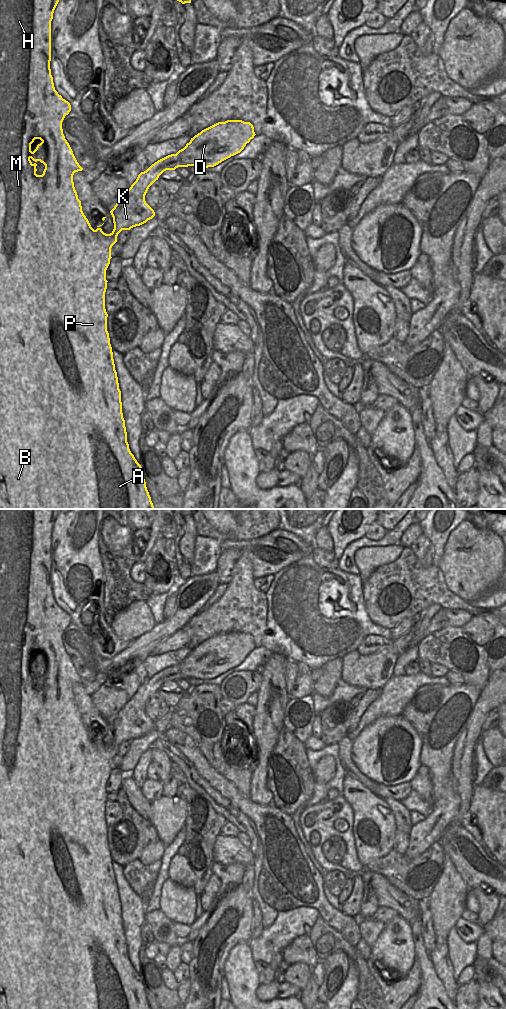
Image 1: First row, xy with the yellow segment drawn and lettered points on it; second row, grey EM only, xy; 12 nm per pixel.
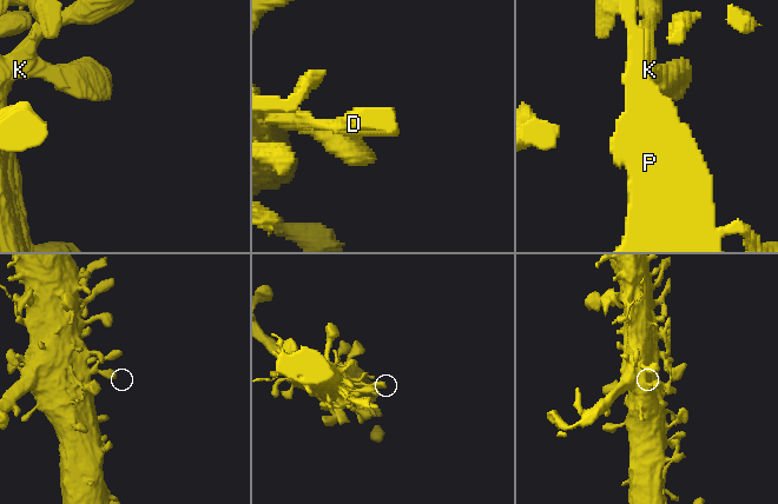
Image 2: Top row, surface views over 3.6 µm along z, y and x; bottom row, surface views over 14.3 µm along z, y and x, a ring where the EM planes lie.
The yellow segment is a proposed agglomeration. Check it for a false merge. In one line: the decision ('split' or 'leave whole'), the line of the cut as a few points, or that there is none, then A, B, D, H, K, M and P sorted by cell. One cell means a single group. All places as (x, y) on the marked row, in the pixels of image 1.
leave whole; cut none; groups A B D H K M P

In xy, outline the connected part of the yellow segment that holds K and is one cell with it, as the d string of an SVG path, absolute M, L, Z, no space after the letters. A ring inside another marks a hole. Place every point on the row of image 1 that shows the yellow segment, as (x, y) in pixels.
M0 0L0 509L154 509L142 467L131 453L127 442L121 391L107 331L106 270L112 258L111 248L122 230L140 226L155 216L154 210L145 201L145 195L164 171L188 166L214 167L240 153L256 134L253 125L242 120L218 122L202 130L176 154L158 160L138 175L110 211L114 223L110 234L102 231L102 225L94 230L82 211L73 182L74 173L83 168L77 162L62 129L62 122L71 111L71 105L55 90L50 69L51 21L58 2L59 0ZM35 139L42 142L32 152L31 144ZM37 161L45 165L42 175L36 174Z

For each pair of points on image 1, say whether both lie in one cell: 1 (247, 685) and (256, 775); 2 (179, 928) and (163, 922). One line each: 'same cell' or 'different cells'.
1: different cells
2: different cells

